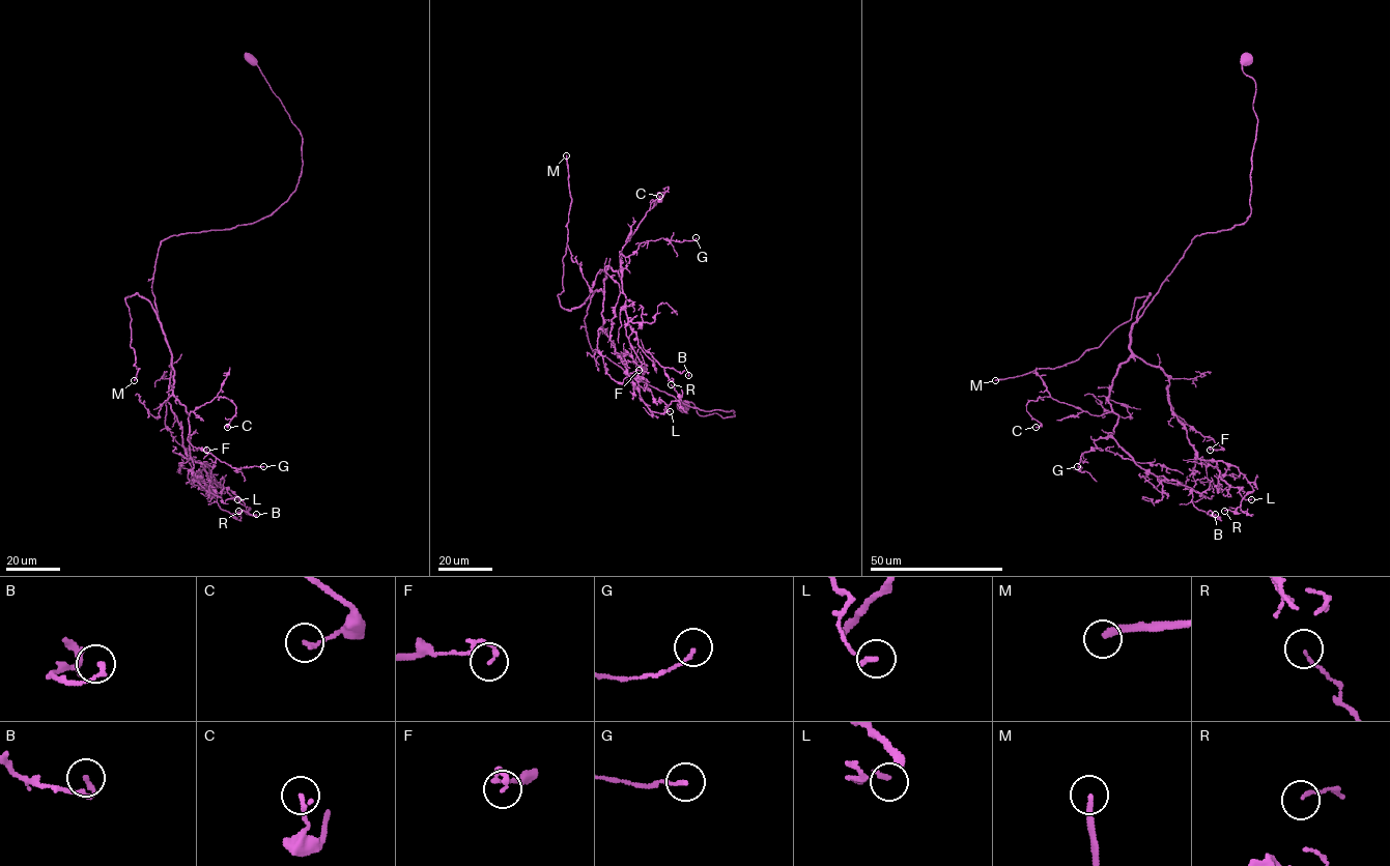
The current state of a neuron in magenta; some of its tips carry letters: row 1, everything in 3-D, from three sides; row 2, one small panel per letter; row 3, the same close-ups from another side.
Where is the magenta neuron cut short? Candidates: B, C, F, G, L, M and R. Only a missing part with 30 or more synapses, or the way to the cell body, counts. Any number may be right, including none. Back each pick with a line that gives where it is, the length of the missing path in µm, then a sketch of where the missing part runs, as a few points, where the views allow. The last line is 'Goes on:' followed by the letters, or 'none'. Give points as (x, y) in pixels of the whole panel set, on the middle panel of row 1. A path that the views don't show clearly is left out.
M: Place: (566, 155). Missing length about 160 µm
Goes on: M

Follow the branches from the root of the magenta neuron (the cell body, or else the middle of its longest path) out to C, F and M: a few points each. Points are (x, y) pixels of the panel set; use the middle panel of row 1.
C: (684, 406), (734, 414), (631, 377), (592, 349), (585, 322), (668, 186), (659, 196)
F: (684, 406), (734, 414), (684, 404), (594, 351), (585, 318), (595, 291), (606, 372), (622, 382), (639, 370)
M: (684, 406), (734, 414), (688, 406), (631, 377), (592, 349), (590, 297), (570, 311), (560, 305), (566, 155)

